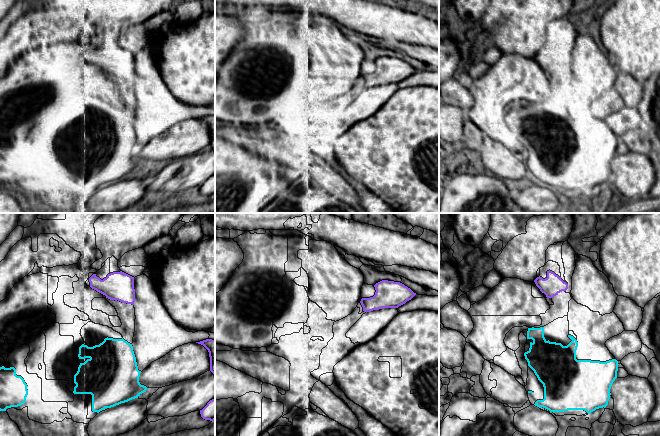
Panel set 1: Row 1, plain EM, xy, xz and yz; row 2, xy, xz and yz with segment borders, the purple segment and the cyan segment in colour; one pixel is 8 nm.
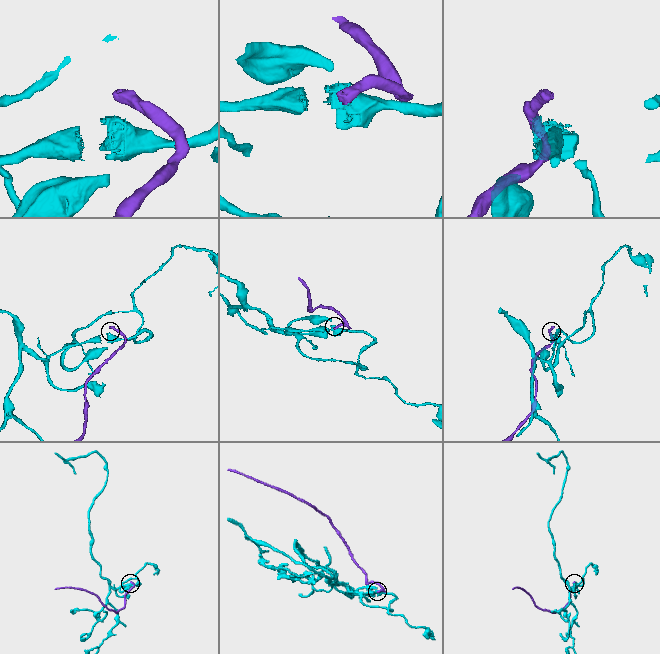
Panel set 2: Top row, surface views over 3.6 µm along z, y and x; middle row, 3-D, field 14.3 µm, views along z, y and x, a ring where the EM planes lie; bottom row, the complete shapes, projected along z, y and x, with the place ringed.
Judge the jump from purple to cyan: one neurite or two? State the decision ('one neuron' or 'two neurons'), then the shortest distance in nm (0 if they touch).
two neurons; gap 240 nm

